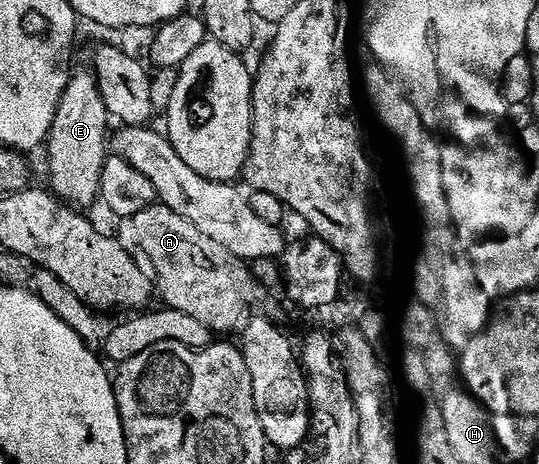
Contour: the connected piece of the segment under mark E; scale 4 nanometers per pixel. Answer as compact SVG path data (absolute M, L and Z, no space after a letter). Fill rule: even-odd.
M86 71L68 76L47 140L48 190L62 203L74 209L86 209L85 207L91 206L93 202L98 202L101 193L101 170L107 158L107 132L110 130L109 123L111 124L109 110L107 105L103 105L103 97L97 89L97 80Z

